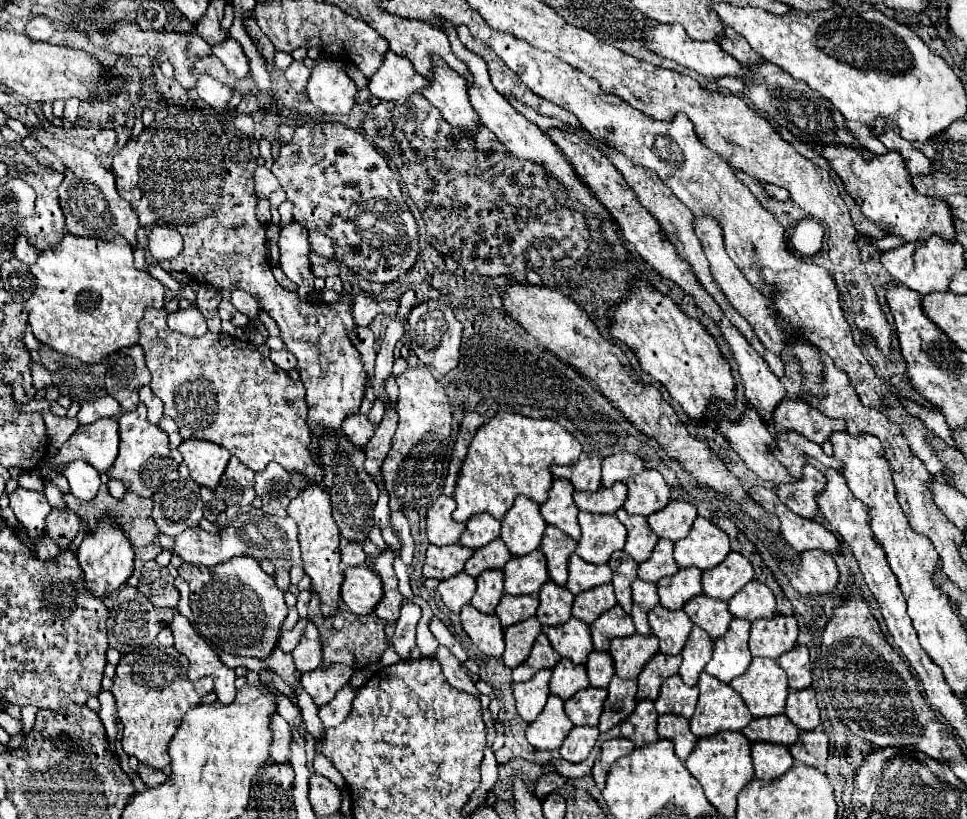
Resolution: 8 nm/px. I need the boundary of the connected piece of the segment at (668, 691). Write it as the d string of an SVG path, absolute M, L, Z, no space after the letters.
M670 676L662 688L660 696L656 698L654 706L658 714L680 714L684 718L690 718L694 714L698 702L698 686L686 686L680 676Z

